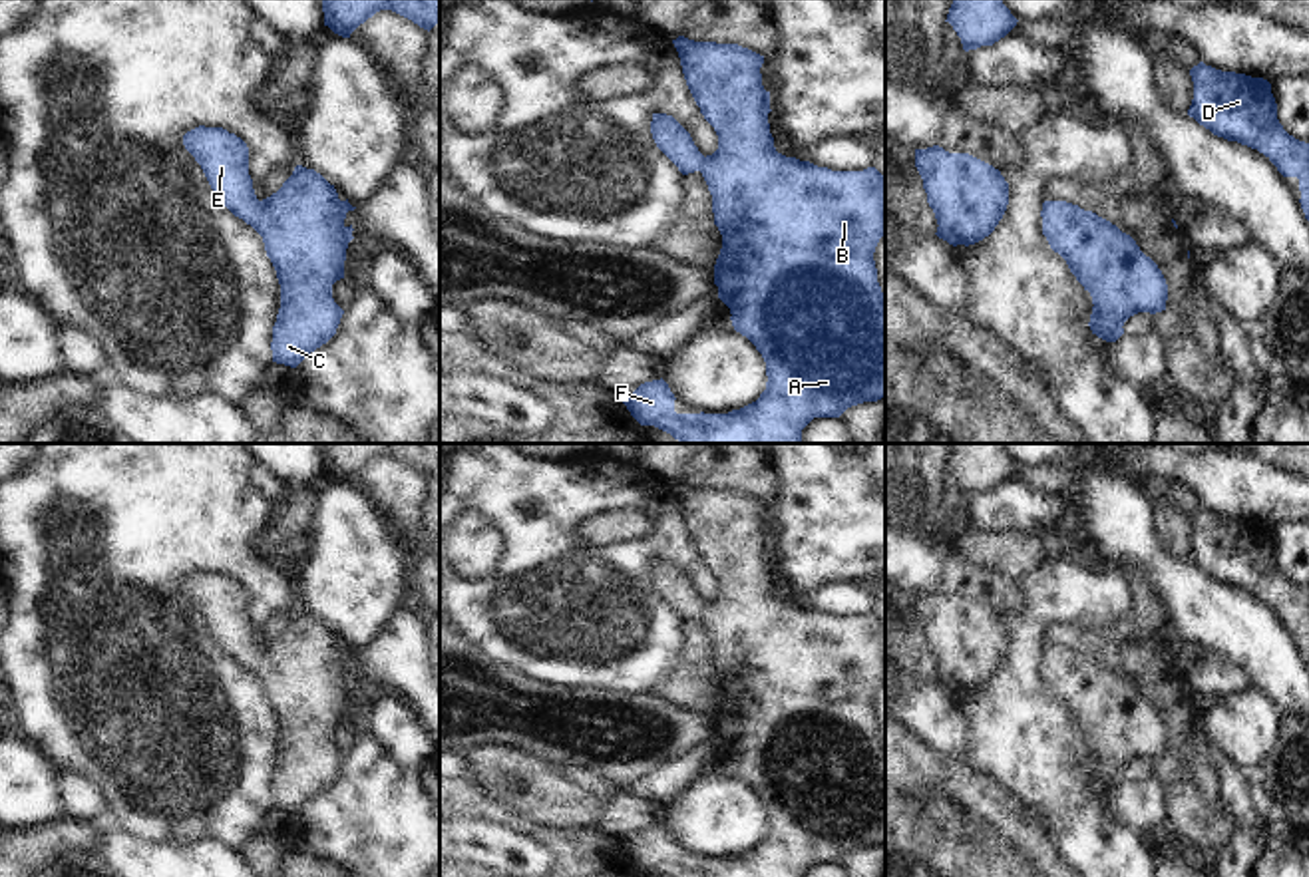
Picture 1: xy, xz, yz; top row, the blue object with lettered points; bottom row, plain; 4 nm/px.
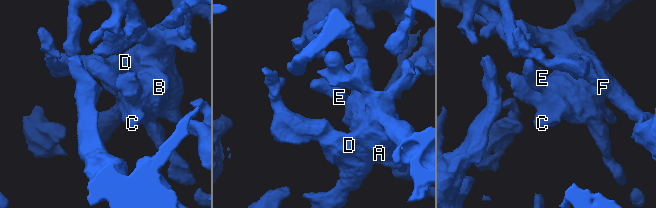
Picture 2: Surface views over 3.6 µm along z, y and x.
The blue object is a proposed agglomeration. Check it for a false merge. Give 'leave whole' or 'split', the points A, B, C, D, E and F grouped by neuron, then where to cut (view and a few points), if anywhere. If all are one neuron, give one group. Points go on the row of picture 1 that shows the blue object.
leave whole; A B C D E F; no cut

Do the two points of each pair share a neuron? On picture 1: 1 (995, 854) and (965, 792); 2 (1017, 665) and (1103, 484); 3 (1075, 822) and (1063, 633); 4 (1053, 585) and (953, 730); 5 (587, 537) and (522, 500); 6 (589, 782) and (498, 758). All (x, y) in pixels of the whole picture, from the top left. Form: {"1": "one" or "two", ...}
{"1": "two", "2": "two", "3": "two", "4": "two", "5": "two", "6": "two"}

